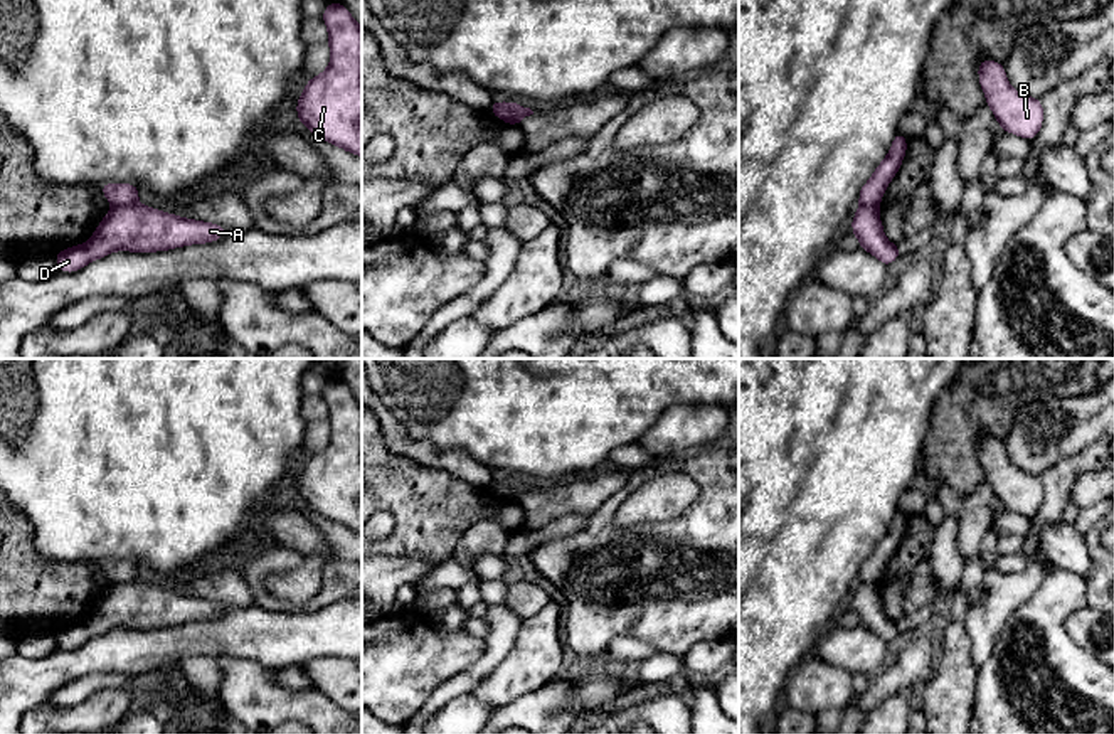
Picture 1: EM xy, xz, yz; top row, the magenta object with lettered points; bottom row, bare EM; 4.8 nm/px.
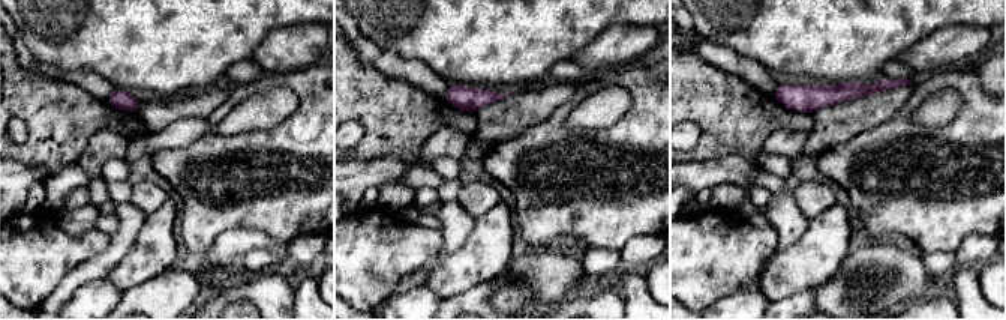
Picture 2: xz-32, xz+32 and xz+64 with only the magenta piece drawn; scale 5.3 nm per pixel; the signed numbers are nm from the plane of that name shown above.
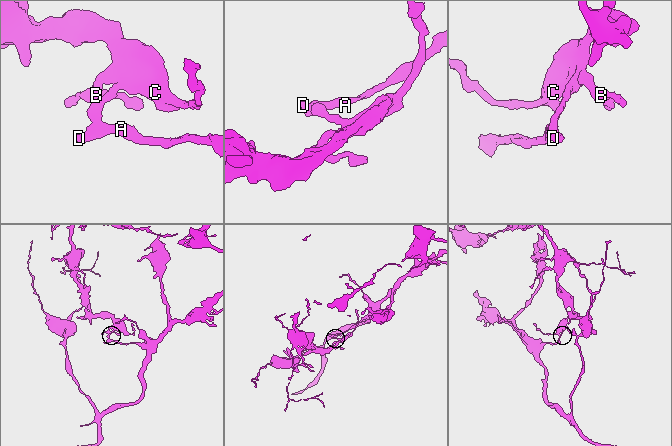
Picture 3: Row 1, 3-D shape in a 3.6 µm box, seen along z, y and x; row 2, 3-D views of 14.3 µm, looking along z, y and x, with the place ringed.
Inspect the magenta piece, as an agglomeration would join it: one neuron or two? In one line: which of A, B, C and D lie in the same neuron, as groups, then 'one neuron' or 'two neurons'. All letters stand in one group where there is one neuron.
groups A D / B C; two neurons

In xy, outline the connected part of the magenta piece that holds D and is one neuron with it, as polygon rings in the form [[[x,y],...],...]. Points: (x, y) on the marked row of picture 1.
[[[143,204],[111,209],[98,224],[94,234],[79,246],[72,246],[54,254],[59,271],[74,273],[89,263],[101,259],[114,251],[156,253],[183,247],[190,244],[207,244],[220,239],[229,229],[225,226],[185,219]]]

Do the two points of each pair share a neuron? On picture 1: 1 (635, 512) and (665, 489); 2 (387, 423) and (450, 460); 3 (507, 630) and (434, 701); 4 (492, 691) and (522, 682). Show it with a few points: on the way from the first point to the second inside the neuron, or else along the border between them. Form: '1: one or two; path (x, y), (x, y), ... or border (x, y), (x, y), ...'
1: one; path (641, 505), (650, 504), (658, 495)
2: one; path (401, 438), (411, 448), (434, 457)
3: one; path (495, 650), (465, 682), (455, 687)
4: one; path (498, 687), (505, 682), (515, 682)

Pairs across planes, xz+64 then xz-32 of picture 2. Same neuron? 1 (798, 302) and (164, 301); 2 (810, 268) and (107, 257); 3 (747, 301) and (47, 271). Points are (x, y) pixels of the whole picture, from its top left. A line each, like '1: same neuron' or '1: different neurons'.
1: same neuron
2: different neurons
3: different neurons

